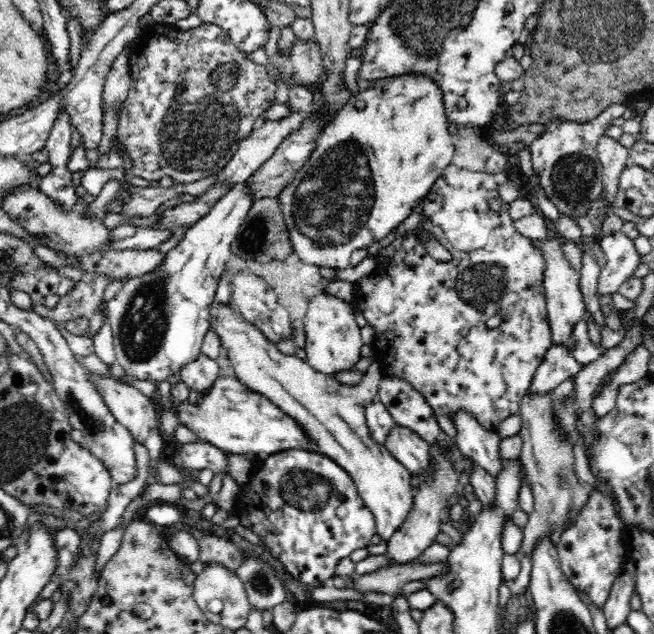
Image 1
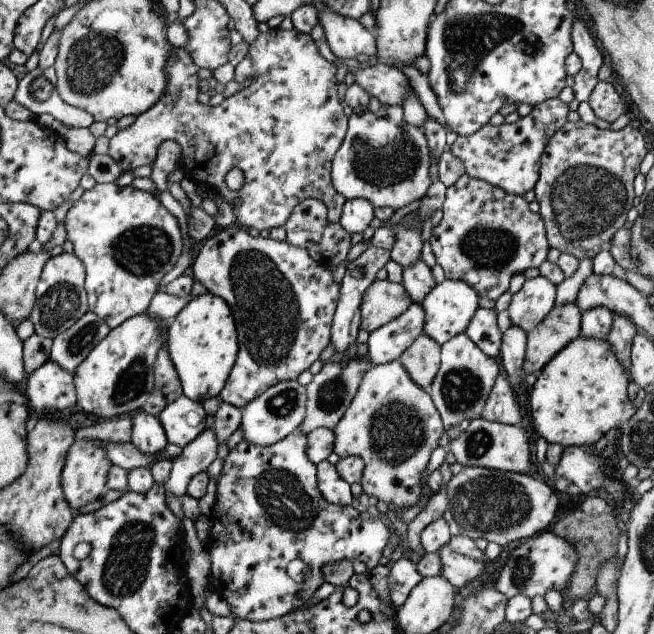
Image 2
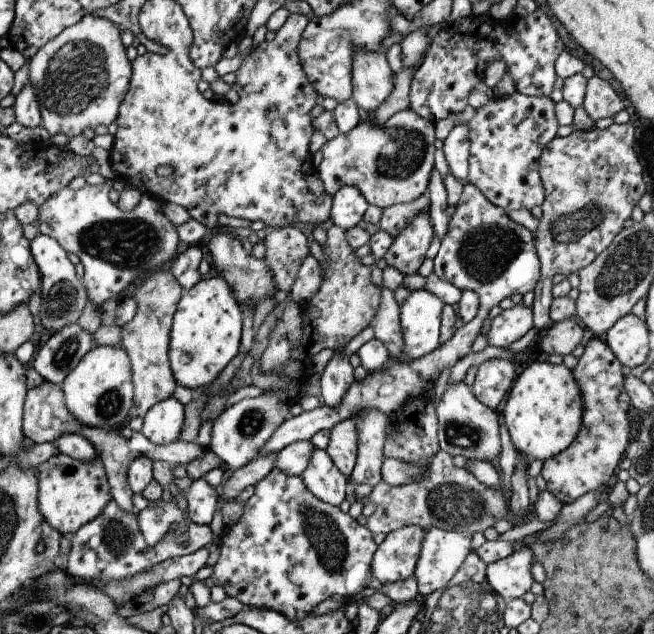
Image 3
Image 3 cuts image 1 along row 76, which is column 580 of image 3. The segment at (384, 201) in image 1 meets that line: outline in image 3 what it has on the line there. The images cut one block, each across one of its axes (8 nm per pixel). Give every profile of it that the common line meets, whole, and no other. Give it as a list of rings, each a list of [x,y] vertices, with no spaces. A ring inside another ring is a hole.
[[[531,362],[518,368],[499,409],[513,448],[522,459],[530,461],[545,461],[560,454],[571,445],[581,426],[579,388],[575,386],[573,374],[563,364]]]

